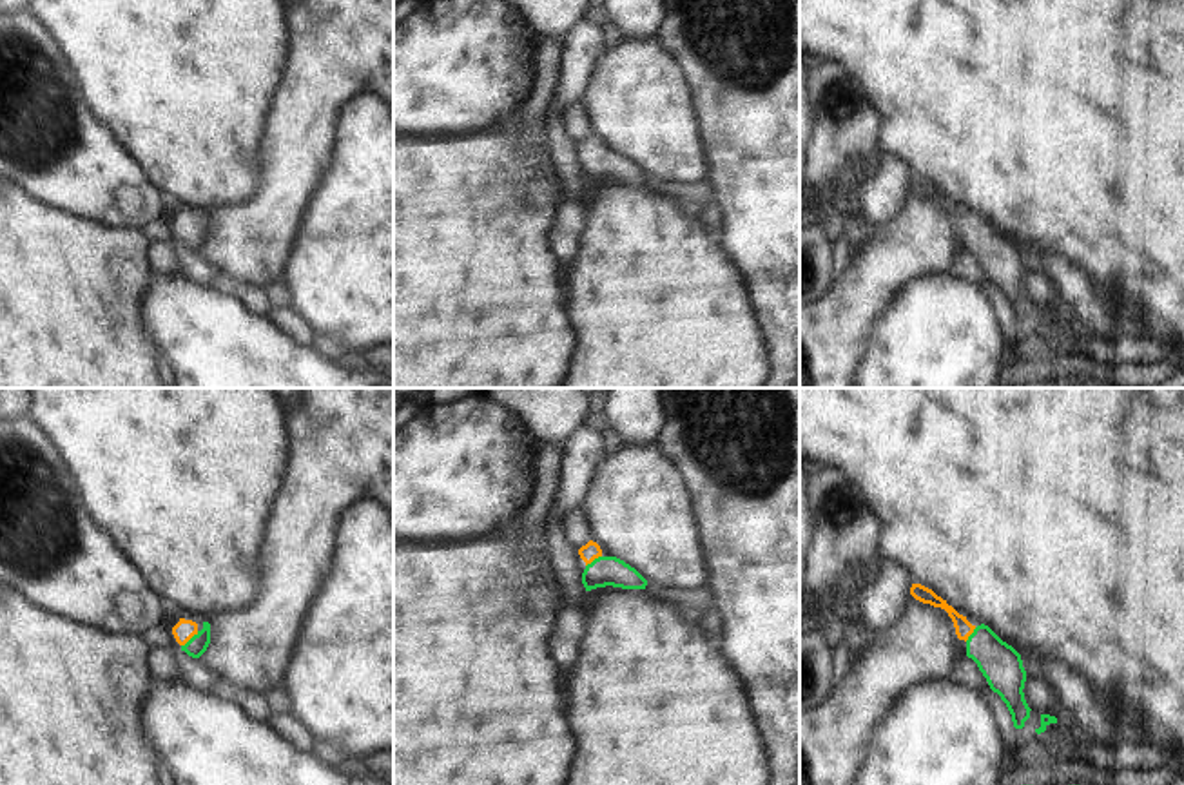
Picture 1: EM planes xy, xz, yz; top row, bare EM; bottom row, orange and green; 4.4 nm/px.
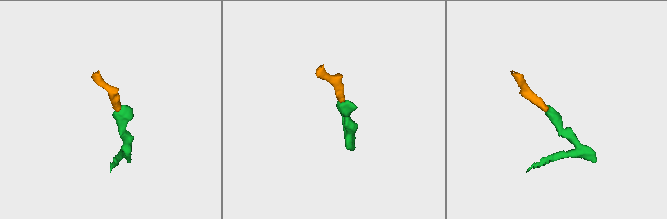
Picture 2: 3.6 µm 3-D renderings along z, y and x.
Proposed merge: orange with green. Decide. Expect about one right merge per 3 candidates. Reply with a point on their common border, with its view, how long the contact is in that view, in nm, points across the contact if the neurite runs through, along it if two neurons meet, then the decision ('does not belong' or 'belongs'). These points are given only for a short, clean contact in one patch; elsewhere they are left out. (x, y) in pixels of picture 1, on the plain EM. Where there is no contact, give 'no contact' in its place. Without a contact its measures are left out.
contact xy (189, 232); length 100 nm; way xy (184, 223), (189, 232), (196, 240); belongs

